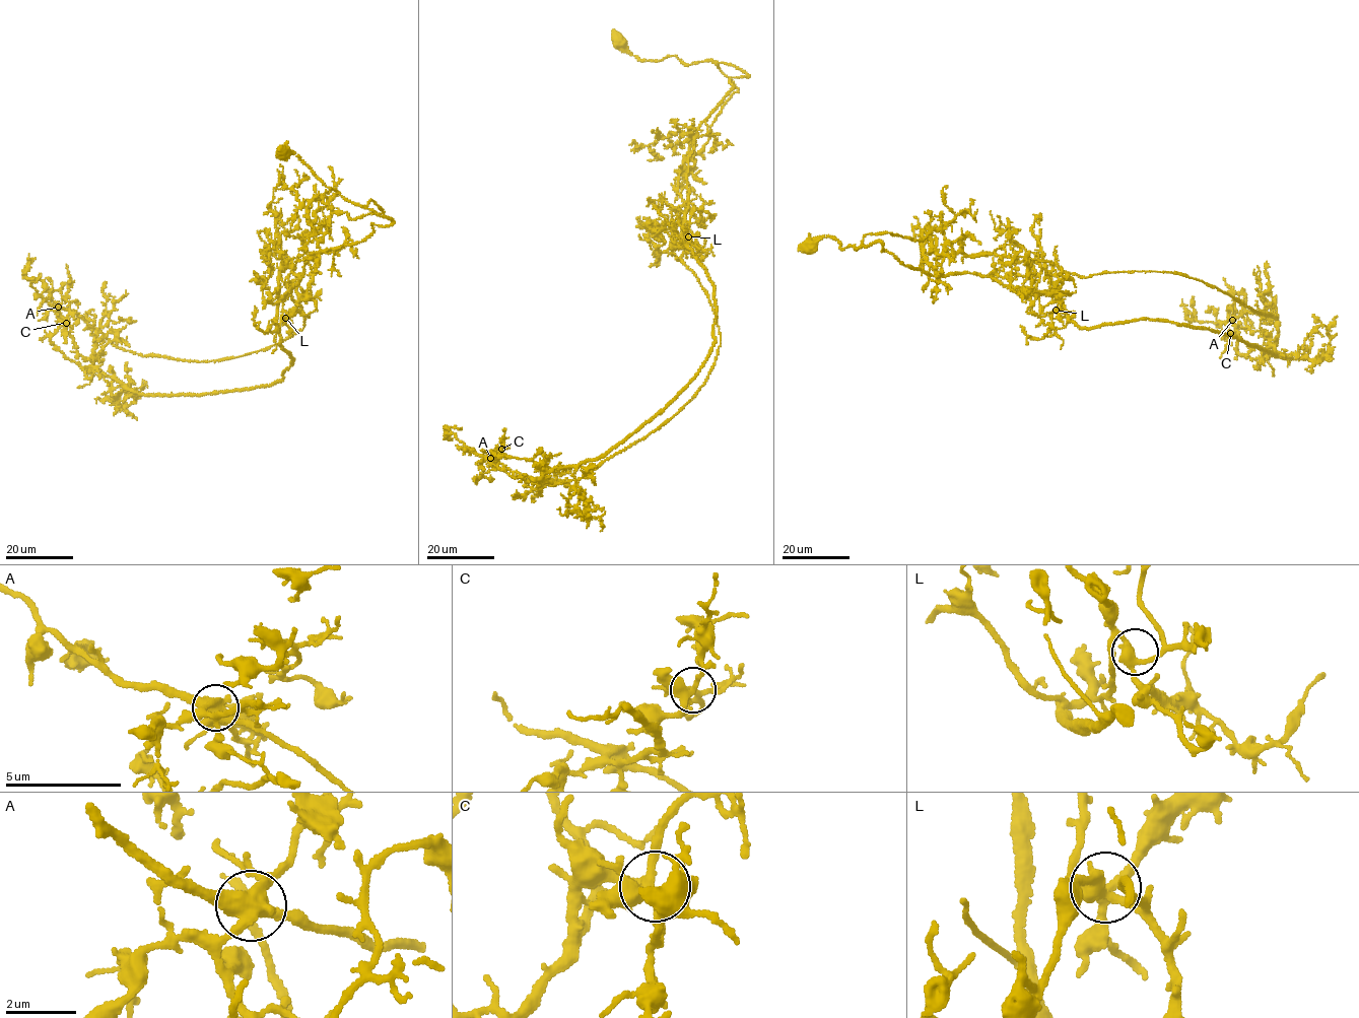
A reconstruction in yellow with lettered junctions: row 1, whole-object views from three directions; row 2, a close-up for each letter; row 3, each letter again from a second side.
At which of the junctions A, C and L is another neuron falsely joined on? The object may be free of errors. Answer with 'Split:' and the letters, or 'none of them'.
Split: A

